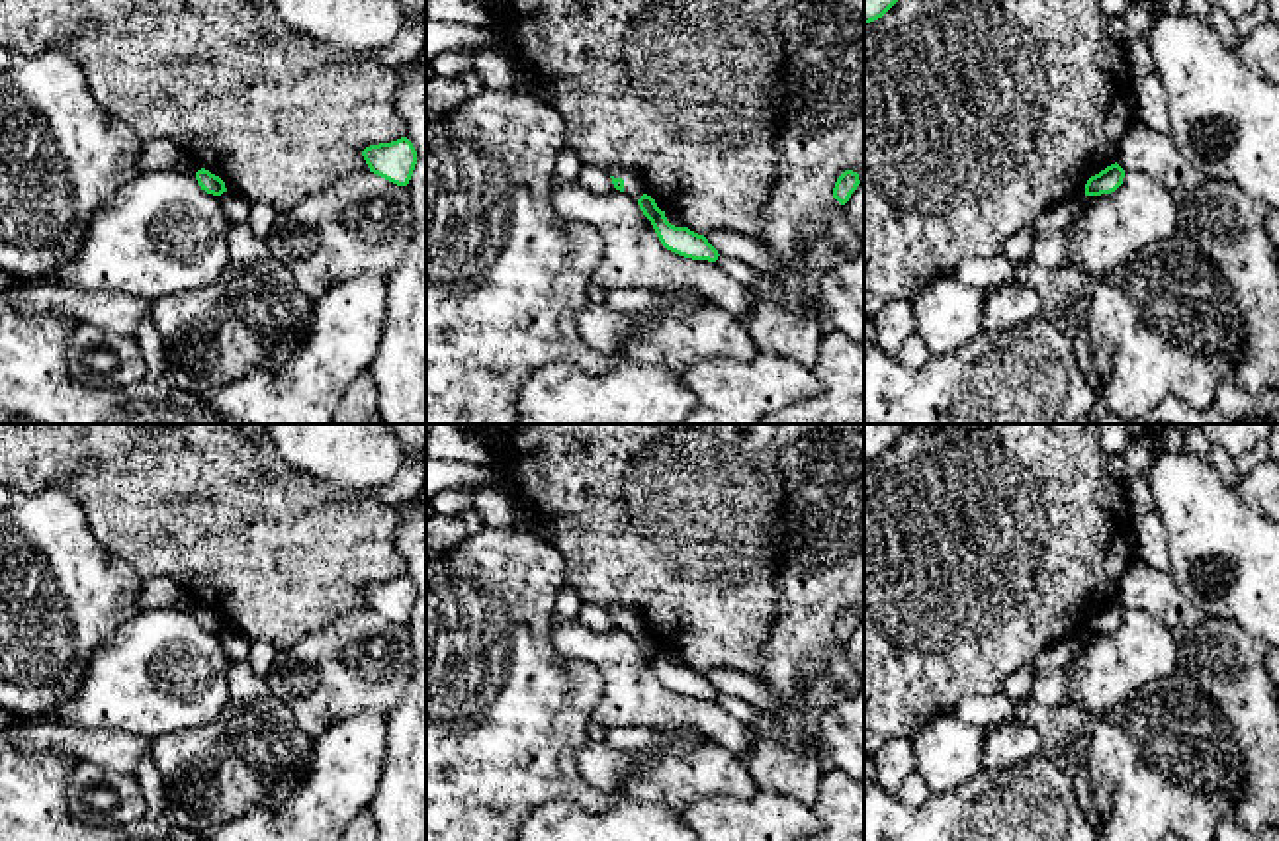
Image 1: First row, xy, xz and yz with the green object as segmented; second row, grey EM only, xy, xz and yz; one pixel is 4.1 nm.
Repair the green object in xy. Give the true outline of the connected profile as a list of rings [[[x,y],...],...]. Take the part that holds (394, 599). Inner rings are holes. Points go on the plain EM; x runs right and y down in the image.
[[[407,575],[391,581],[370,583],[362,589],[362,595],[370,610],[397,624],[409,622],[417,602],[417,589]]]

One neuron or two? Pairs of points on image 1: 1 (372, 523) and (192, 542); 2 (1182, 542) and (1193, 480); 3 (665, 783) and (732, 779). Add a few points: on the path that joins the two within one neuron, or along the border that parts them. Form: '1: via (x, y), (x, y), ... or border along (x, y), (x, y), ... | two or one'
1: via (327, 542), (237, 542) | one
2: via (1193, 527), (1193, 495) | one
3: via (681, 779), (716, 779) | one

